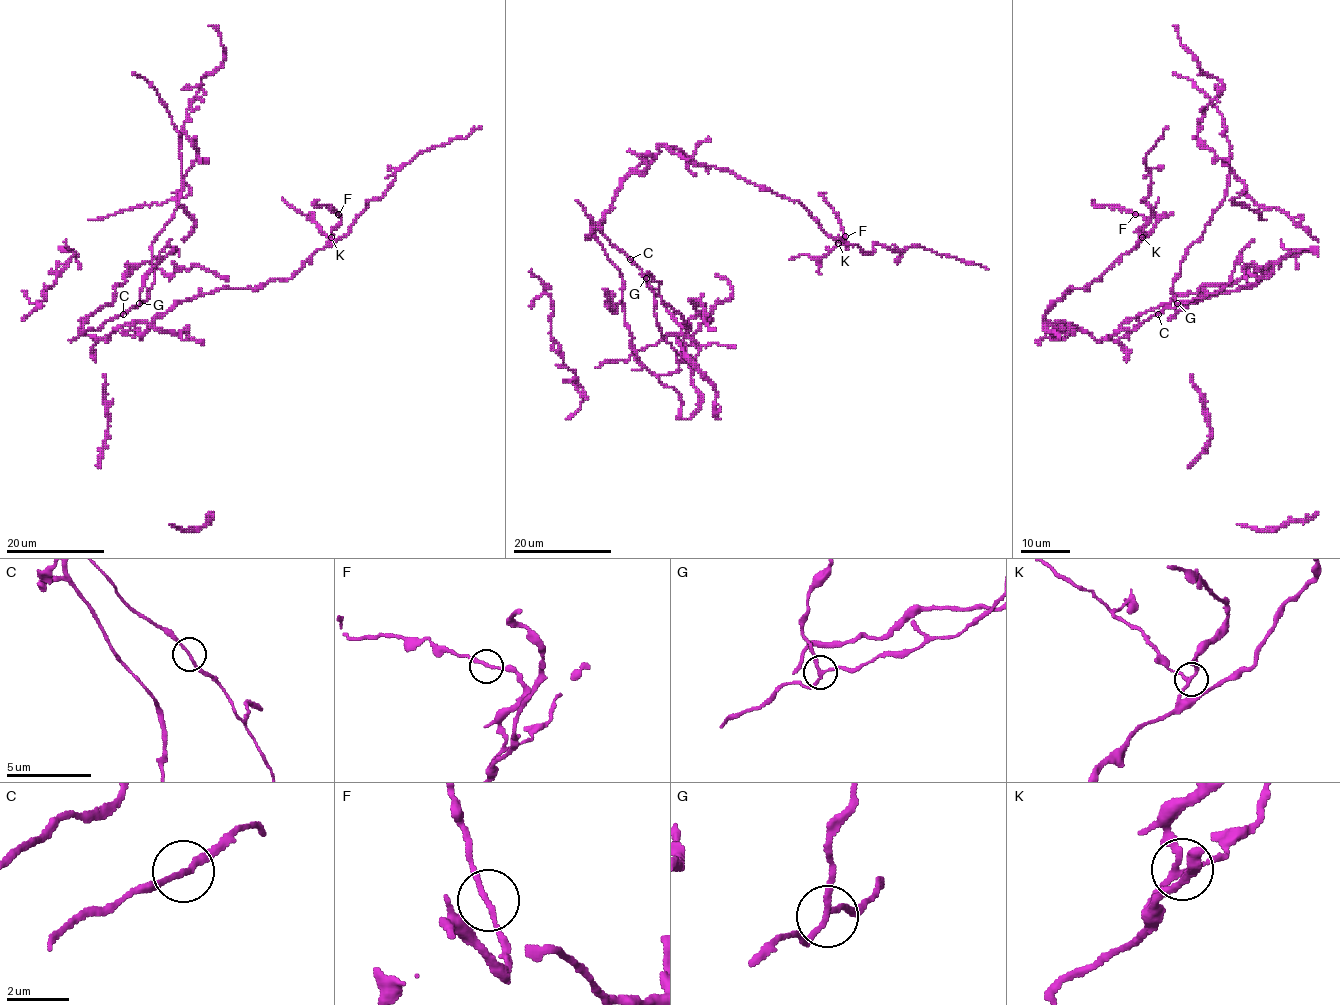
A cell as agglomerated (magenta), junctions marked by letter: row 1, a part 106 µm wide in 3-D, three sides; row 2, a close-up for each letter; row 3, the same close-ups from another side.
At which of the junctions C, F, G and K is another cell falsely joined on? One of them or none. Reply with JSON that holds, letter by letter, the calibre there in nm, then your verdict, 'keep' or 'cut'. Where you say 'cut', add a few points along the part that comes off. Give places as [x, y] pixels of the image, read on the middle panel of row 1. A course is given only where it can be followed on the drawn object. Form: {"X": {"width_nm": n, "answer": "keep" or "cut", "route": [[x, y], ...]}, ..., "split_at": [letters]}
{"C": {"width_nm": 160, "answer": "keep"}, "F": {"width_nm": 160, "answer": "keep"}, "G": {"width_nm": 150, "answer": "cut", "route": [[646, 278], [647, 273], [660, 282], [661, 300], [679, 313], [688, 331], [687, 326], [679, 325], [640, 273]]}, "K": {"width_nm": 170, "answer": "keep"}, "split_at": ["G"]}

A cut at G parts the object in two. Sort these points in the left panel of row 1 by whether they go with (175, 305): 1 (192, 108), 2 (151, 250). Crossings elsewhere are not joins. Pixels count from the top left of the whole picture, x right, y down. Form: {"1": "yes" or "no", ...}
{"1": "yes", "2": "no"}

